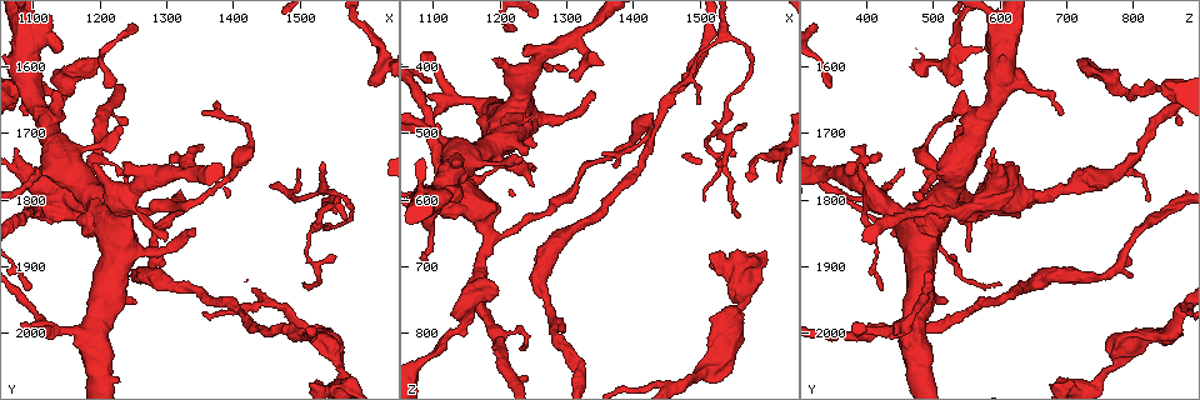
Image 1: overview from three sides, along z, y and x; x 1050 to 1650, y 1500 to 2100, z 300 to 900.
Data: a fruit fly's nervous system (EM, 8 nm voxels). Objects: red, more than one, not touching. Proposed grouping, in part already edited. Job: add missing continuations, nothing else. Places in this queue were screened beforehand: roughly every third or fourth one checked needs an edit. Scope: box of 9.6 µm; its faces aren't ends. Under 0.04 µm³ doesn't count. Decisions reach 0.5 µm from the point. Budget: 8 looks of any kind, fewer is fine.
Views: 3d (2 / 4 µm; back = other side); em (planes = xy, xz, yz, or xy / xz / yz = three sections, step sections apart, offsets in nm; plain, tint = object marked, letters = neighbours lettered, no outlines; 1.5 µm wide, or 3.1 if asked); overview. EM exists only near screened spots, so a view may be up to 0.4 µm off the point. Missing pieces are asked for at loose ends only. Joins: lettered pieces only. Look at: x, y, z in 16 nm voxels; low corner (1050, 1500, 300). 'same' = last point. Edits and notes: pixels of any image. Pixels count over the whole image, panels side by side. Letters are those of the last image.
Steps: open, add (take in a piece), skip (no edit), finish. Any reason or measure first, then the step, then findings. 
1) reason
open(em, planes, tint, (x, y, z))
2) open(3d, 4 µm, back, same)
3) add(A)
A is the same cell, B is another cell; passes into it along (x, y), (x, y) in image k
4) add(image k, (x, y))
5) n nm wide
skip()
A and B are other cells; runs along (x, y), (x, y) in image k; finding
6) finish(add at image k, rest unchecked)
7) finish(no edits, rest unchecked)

branch stops here
open(3d, 4 µm, (1510, 1920, 605))

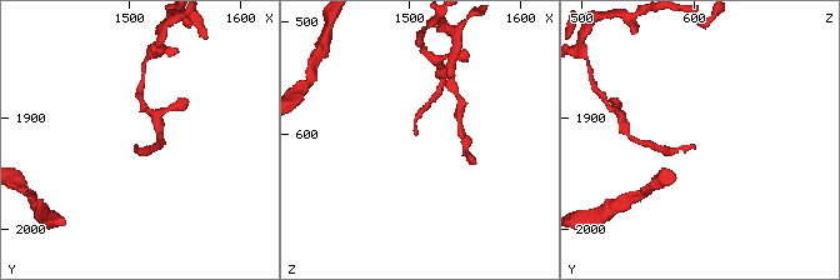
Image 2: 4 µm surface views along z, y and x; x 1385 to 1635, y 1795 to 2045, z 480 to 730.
need the tissue
open(em, planes, letters, (1508, 1924, 602))

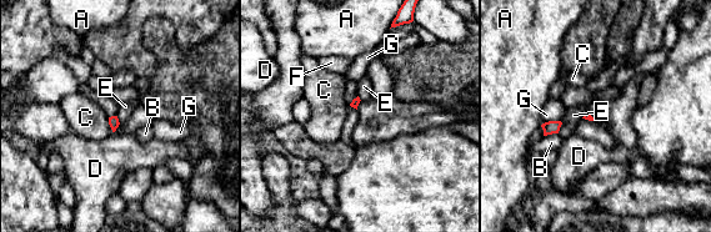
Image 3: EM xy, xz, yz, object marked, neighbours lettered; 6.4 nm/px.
skip()
A, B, C, D, E, F and G are other cells; border along (108, 117), (108, 124), (113, 131) in image 3; no lettered piece goes on from it

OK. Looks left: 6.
free end
open(em, planes, letters, (1605, 1625, 535))

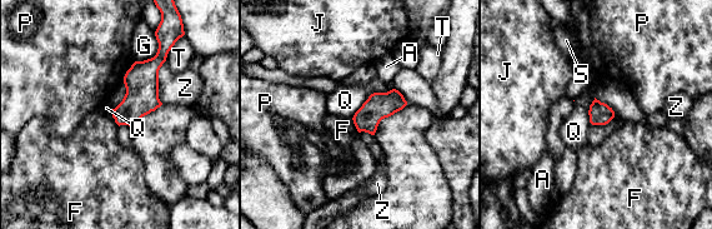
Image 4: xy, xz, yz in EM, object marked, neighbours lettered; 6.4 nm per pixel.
skip()
A, F, G, J, P, Q, S, T and Z are other cells; border along (351, 118), (359, 132) in image 4; none of them fits

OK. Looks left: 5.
free end
open(3d, 4 µm, (1300, 1915, 800))

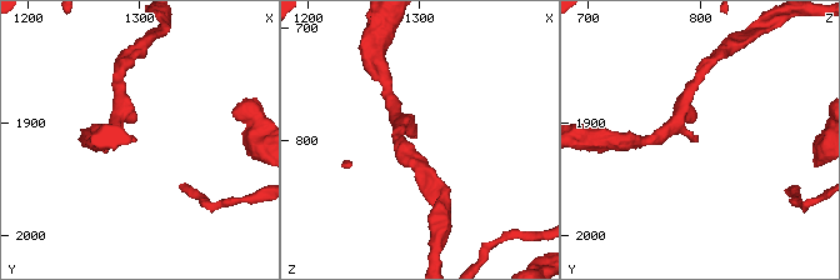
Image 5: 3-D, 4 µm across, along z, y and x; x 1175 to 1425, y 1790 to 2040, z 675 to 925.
shape alone is not enough
open(em, xy, step 8, letters, (1298, 1916, 796))

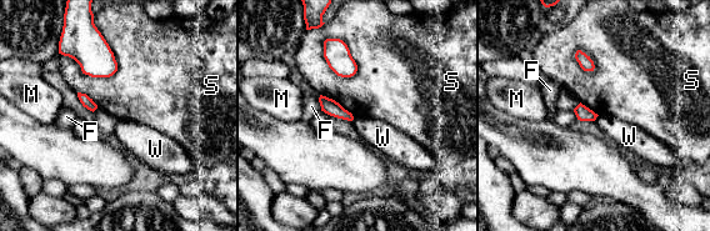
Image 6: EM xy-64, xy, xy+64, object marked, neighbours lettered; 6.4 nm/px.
cut it another way
open(em, planes, letters, same)

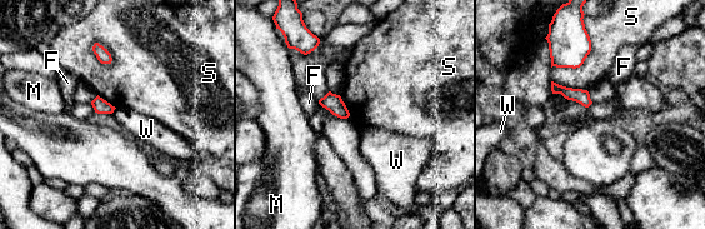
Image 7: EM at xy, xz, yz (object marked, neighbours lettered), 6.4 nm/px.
skip()
F, M, S and W are other cells; border along (116, 108), (111, 113) in image 7; none of them fits

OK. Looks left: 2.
finish(no edits, rest unchecked)

